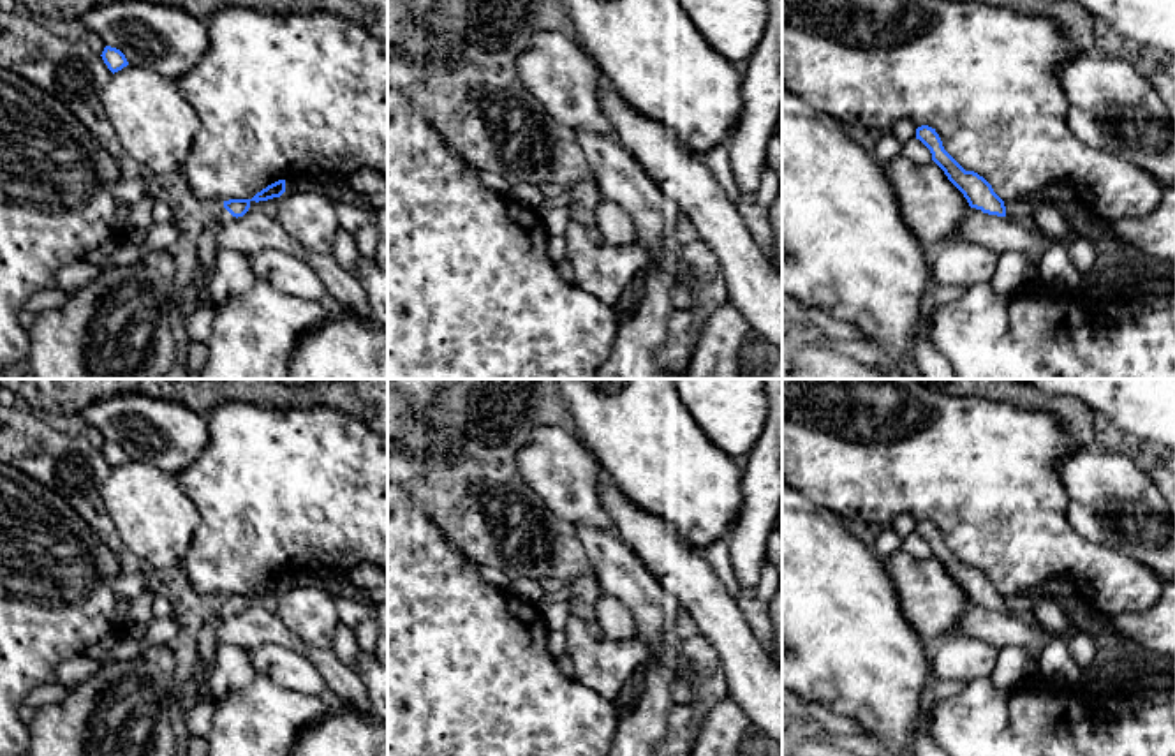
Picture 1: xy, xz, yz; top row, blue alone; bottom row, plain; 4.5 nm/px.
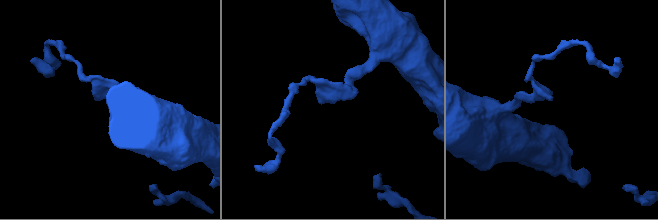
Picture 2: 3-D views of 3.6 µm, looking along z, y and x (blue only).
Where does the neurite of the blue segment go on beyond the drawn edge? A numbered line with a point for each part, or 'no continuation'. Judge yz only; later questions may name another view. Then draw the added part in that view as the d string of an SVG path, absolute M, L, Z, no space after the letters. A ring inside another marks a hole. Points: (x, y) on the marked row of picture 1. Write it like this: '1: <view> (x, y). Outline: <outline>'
no continuation

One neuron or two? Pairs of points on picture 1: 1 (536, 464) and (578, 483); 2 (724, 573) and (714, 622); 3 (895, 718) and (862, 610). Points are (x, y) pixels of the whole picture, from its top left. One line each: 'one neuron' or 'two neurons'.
1: one neuron
2: two neurons
3: one neuron

